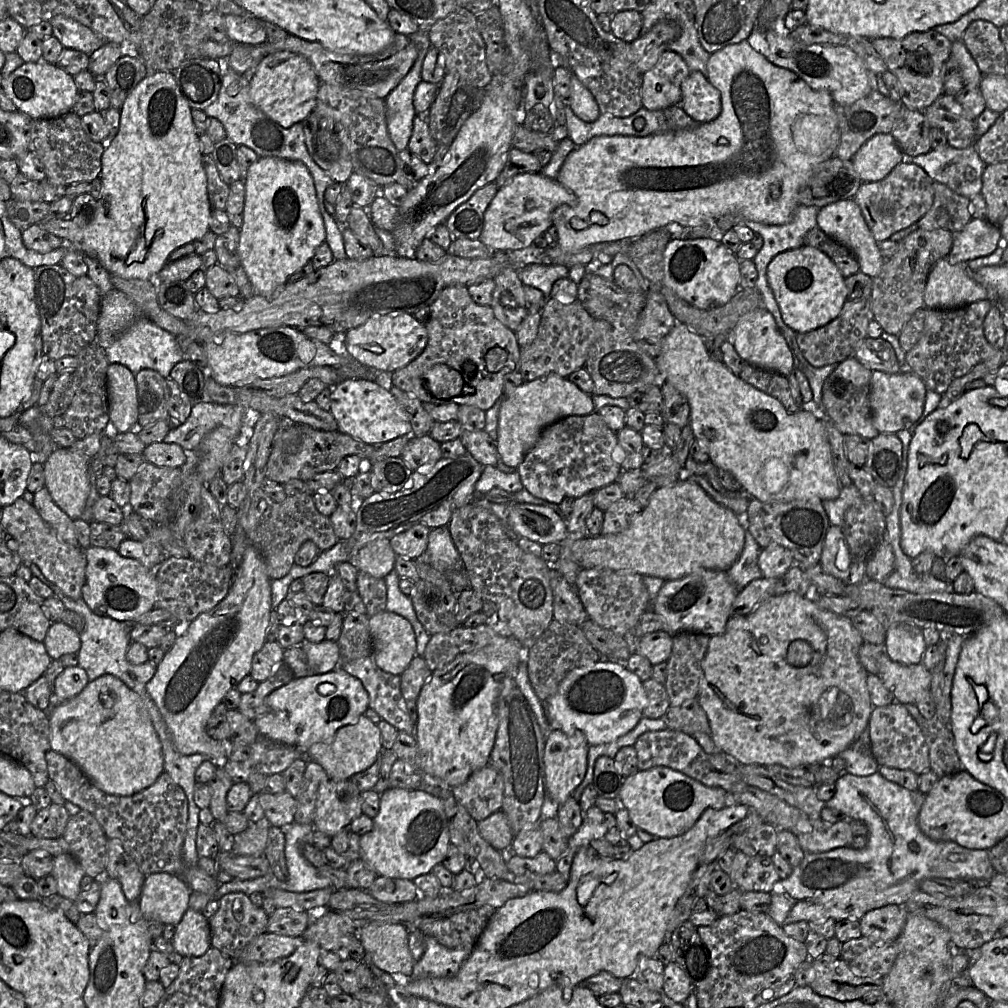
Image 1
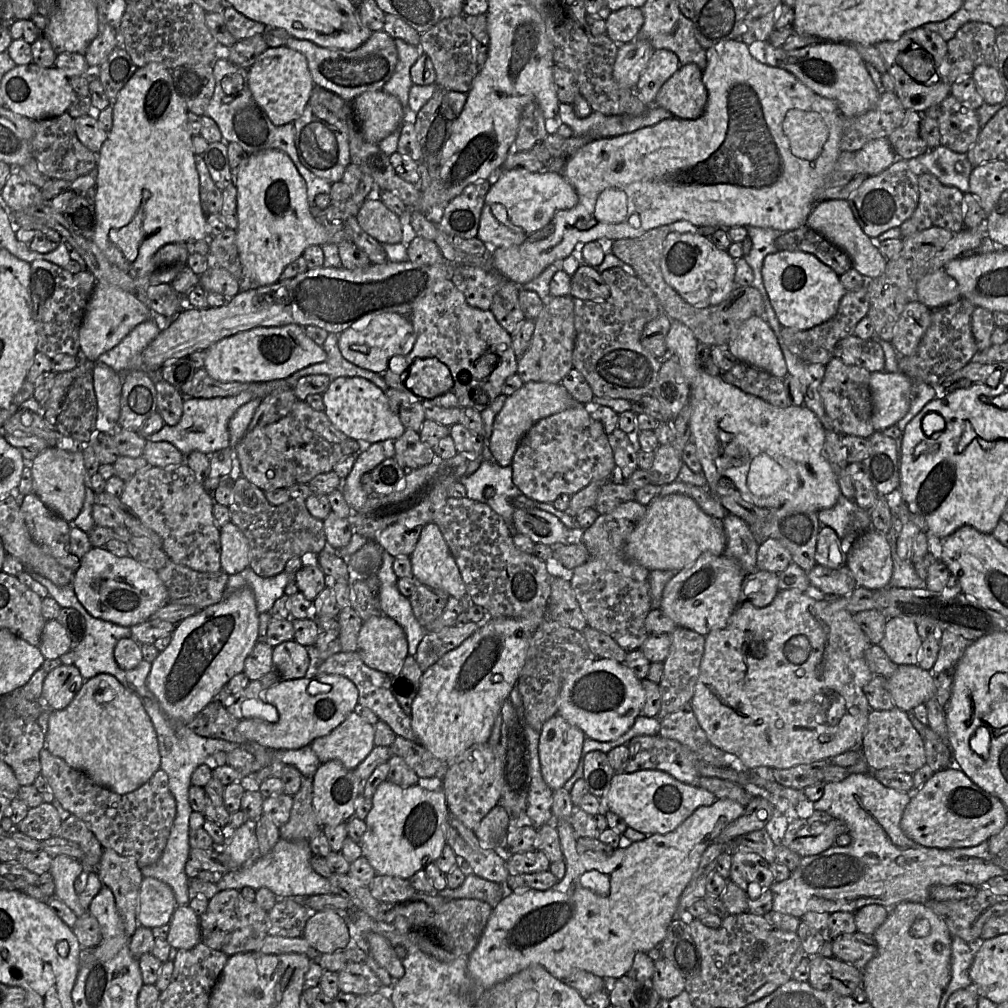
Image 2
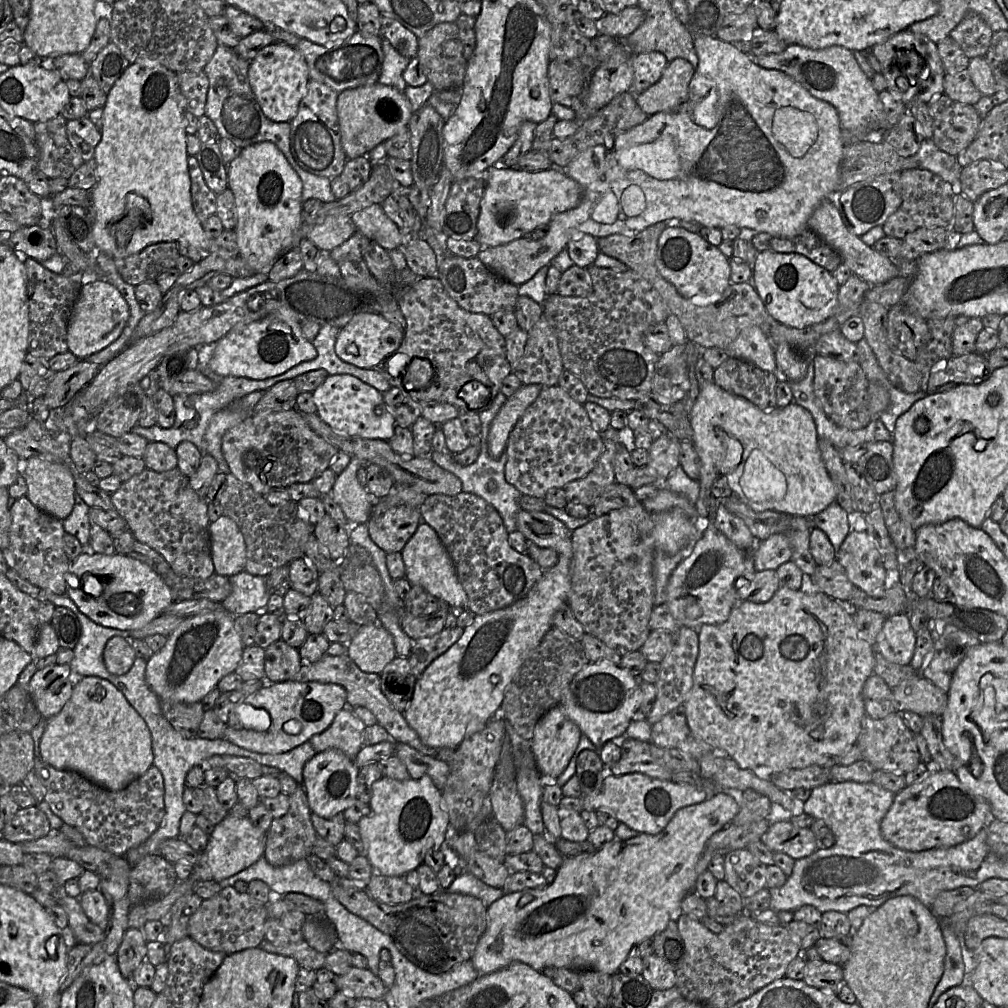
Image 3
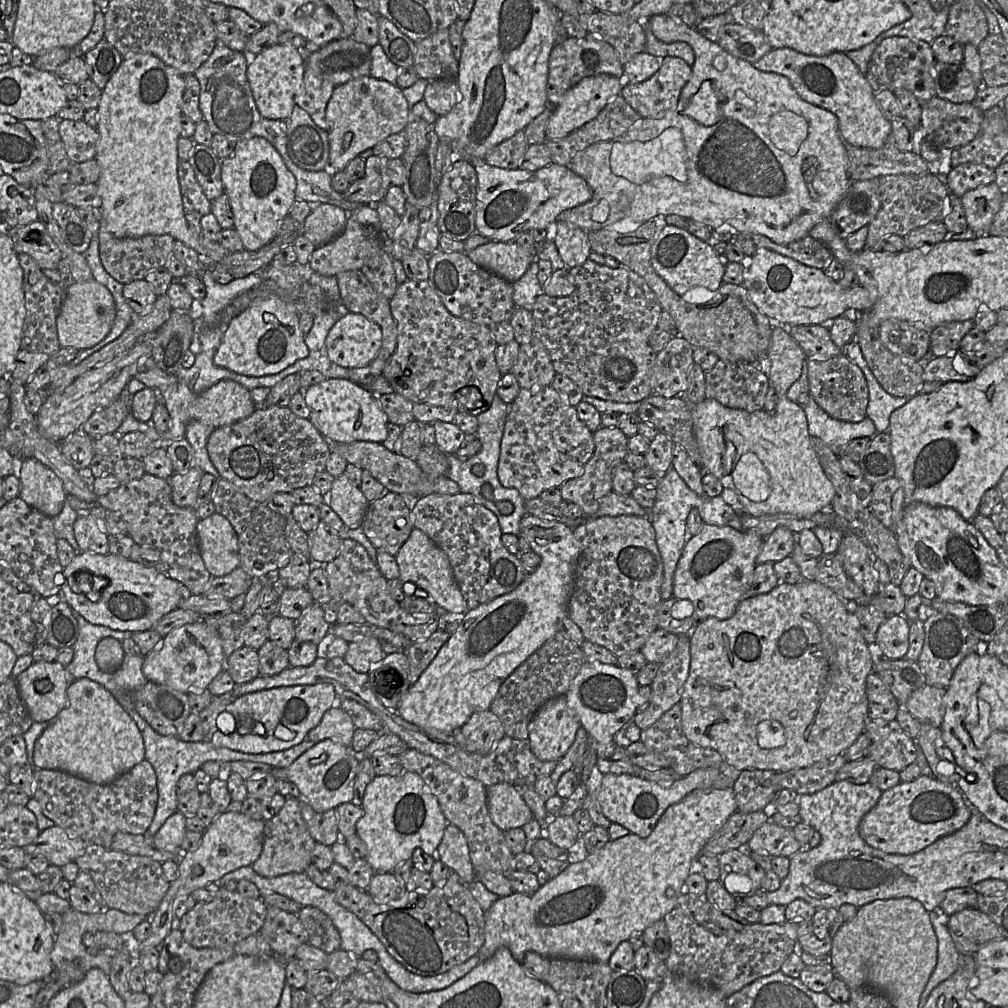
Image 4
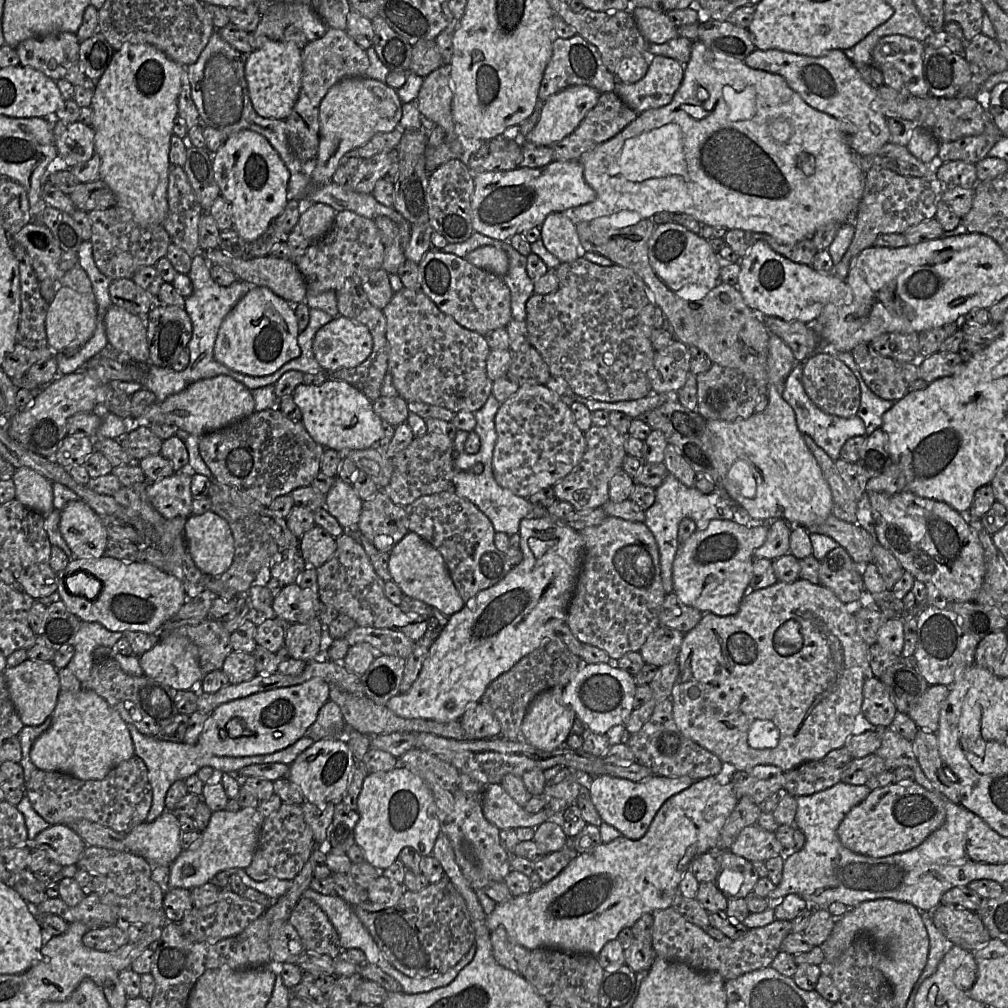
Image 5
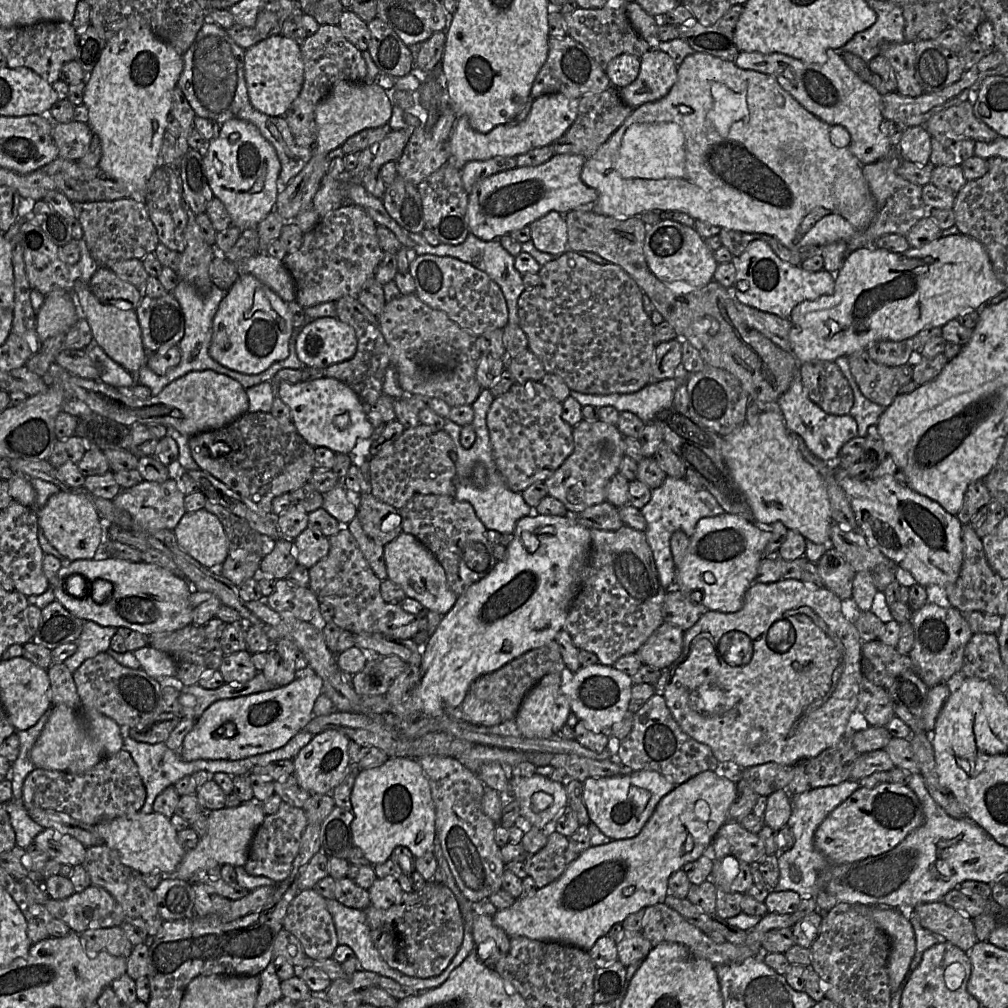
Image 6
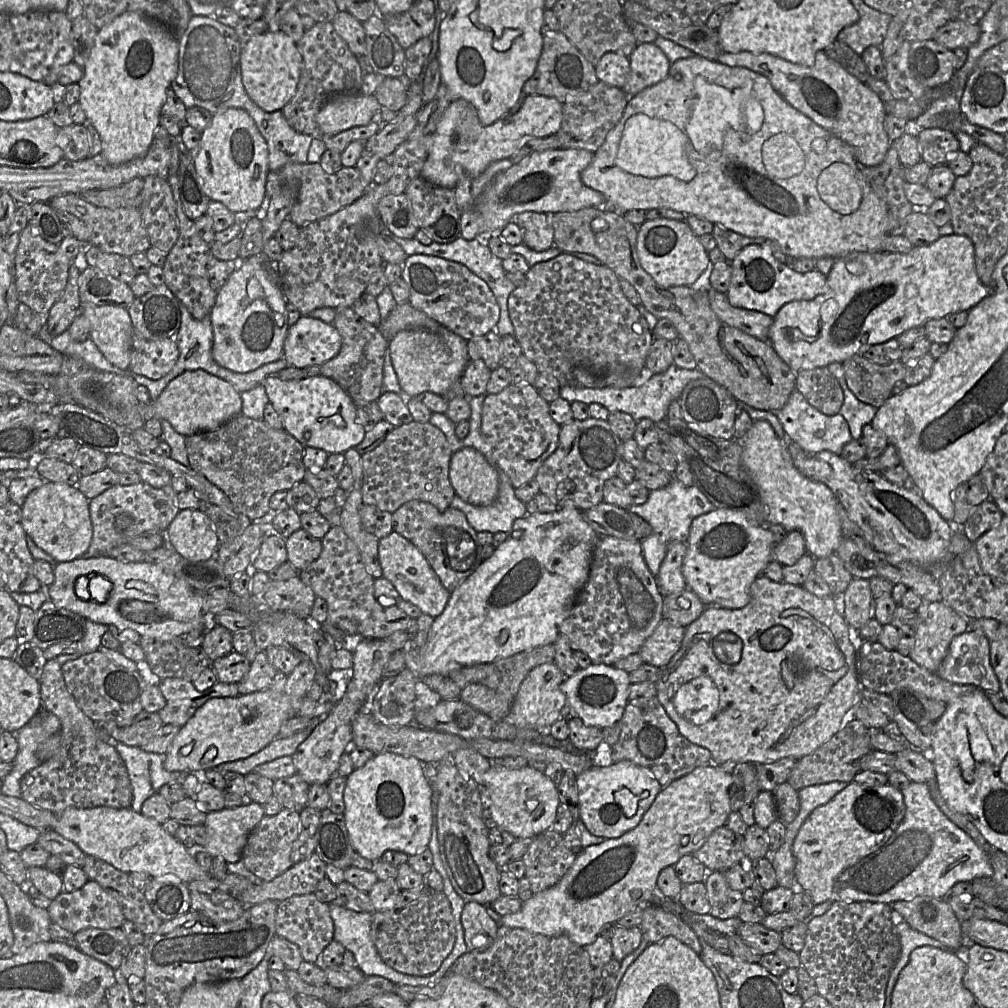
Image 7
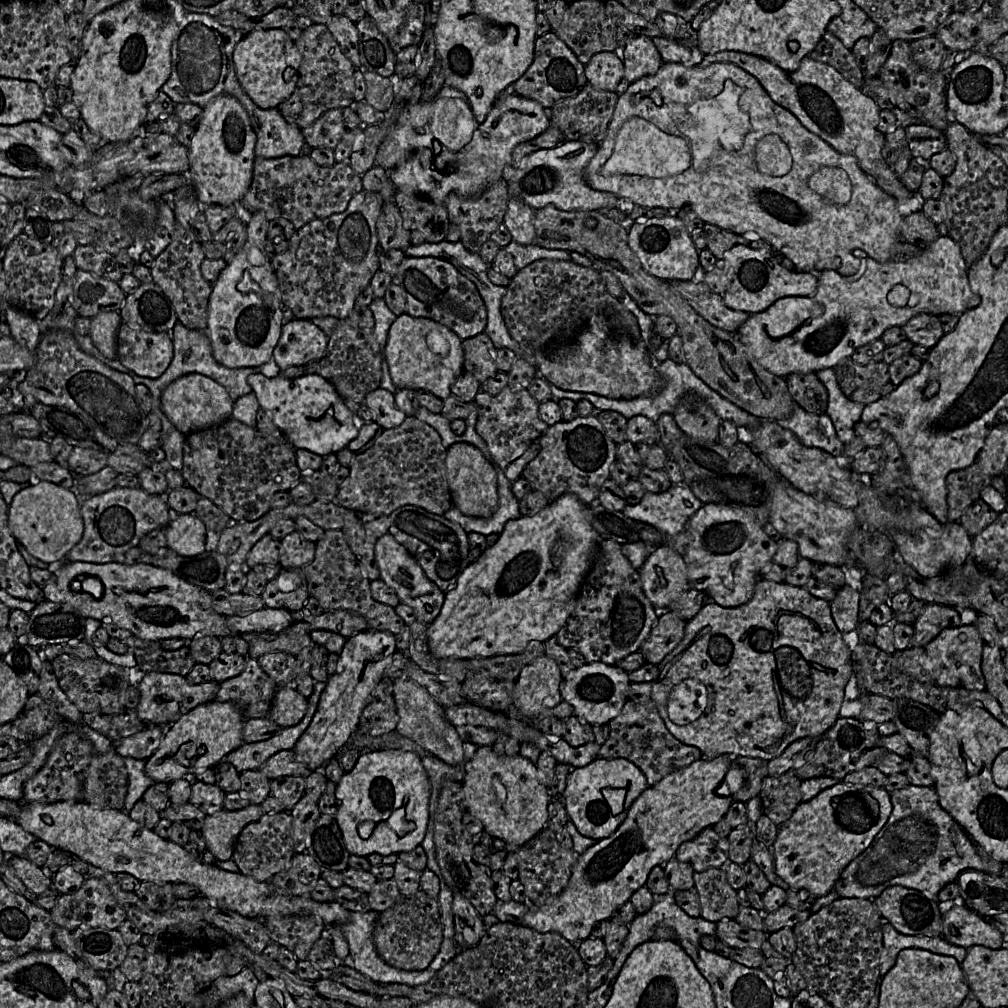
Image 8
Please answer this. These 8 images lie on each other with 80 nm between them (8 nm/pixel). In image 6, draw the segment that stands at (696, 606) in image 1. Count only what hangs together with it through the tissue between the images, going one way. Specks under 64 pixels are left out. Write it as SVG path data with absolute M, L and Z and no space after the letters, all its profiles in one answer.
M727 513L700 519L690 538L685 556L676 568L675 587L686 593L693 602L701 603L708 611L735 613L741 610L745 594L755 582L759 565L764 558L764 550L772 537L770 531L756 527L756 522L749 522L741 516Z

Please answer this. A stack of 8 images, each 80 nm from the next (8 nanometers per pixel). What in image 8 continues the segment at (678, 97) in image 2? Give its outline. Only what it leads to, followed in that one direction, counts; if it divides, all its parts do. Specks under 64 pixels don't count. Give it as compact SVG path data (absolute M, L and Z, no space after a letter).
M637 35L621 46L624 78L632 83L644 76L655 74L662 66L661 55L651 38Z

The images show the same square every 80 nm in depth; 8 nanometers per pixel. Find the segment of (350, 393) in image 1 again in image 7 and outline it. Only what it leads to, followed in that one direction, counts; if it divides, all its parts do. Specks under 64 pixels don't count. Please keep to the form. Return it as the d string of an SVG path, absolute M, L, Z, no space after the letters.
M269 375L261 384L265 387L269 403L282 420L283 429L304 447L322 449L328 454L341 454L355 448L364 439L366 428L357 423L357 406L334 380L322 375L300 380L282 380L277 375Z

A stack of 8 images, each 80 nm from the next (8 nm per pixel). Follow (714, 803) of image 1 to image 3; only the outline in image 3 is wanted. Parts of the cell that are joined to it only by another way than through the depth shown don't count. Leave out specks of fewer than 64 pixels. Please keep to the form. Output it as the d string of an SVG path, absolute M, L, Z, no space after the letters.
M628 773L619 776L608 774L601 790L582 795L582 800L584 810L594 813L600 810L639 833L655 835L667 826L680 808L703 802L708 797L704 791L686 783L660 780L641 773Z

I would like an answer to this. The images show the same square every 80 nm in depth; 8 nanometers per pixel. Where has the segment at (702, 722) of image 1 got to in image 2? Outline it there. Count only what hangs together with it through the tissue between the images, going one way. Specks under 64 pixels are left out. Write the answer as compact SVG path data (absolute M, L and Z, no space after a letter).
M690 703L661 719L658 735L678 741L695 753L708 742Z

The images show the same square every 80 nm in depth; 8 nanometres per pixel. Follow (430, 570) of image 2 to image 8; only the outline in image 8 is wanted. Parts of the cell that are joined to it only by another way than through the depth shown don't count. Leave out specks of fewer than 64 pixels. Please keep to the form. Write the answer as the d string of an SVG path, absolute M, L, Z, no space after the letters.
M390 533L377 539L375 560L380 571L380 579L396 592L400 602L415 611L417 621L426 625L431 624L441 611L445 593L426 576L417 560Z

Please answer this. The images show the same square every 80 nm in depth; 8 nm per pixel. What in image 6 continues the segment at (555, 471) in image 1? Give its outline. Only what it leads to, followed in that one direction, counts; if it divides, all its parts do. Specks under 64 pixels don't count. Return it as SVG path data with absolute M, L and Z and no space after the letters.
M541 382L514 384L505 394L494 398L486 417L492 456L511 491L521 493L533 483L544 482L573 452L573 427L563 420L562 413L562 403L555 399Z

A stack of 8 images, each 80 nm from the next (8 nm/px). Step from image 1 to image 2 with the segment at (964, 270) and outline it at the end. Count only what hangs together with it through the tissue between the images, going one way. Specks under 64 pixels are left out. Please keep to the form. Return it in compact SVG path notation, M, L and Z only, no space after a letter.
M943 268L928 272L917 285L917 301L930 310L940 309L961 298L958 284Z

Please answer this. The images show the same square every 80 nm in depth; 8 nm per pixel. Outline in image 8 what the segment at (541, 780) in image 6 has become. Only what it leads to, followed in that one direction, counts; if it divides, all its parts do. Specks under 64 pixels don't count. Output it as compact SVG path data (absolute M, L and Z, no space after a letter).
M479 746L470 751L470 757L461 765L464 771L463 787L467 812L477 818L483 830L493 838L504 840L508 846L522 846L545 828L548 818L549 790L538 776L537 768L528 759L517 756L501 756L490 746Z

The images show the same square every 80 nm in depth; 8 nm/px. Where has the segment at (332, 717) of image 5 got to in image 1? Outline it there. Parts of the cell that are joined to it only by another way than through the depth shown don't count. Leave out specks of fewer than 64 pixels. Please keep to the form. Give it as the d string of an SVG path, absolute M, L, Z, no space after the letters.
M361 715L354 723L341 727L327 741L312 744L306 751L307 759L317 762L333 780L349 780L379 759L383 751L381 733L377 724Z

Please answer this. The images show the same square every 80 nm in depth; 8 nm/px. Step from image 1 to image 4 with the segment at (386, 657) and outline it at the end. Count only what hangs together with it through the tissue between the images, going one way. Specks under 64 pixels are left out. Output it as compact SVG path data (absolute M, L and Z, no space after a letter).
M367 637L349 643L344 661L355 671L367 673L385 655L382 642L375 637Z

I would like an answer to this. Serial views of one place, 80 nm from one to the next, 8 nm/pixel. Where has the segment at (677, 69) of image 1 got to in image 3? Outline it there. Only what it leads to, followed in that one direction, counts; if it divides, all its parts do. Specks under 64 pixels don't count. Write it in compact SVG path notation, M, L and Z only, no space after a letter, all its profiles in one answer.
M660 52L635 54L632 59L633 83L629 91L634 94L644 92L661 78L668 63Z

